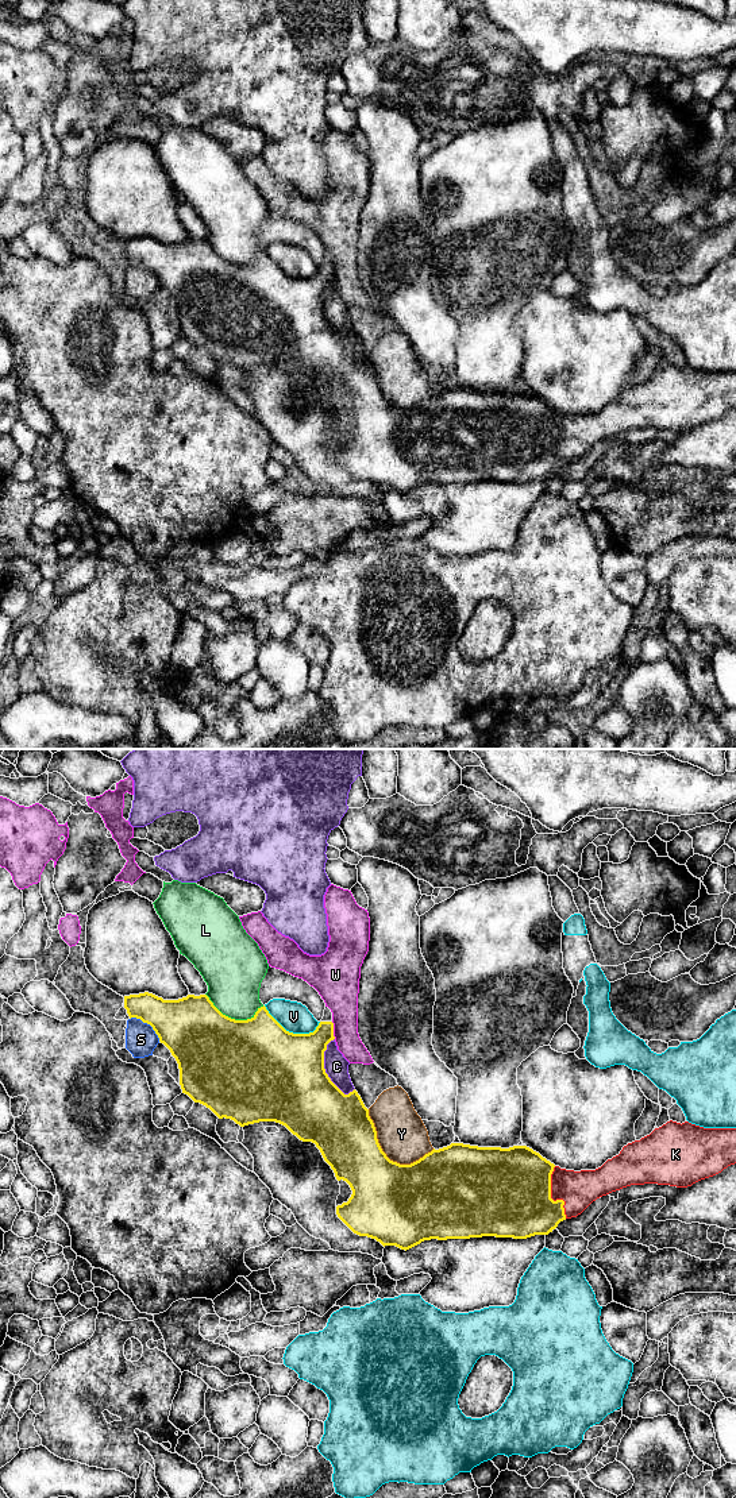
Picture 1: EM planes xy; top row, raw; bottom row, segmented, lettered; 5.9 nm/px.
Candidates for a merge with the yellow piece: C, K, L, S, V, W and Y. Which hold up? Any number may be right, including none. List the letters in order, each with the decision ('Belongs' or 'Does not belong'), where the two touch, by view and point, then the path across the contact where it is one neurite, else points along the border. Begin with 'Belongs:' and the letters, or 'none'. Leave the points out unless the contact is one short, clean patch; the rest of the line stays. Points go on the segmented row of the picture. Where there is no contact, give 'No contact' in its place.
Belongs: K
C: Does not belong. Touches yellow at xy (323, 1068)
K: Belongs. Touches yellow at xy (550, 1196)
L: Does not belong. Touches yellow at xy (234, 1019)
S: Does not belong. Touches yellow at xy (147, 1023)
V: Does not belong. Touches yellow at xy (292, 1033)
W: Does not belong. Touches yellow at xy (332, 1030)
Y: Does not belong. Touches yellow at xy (386, 1157)

